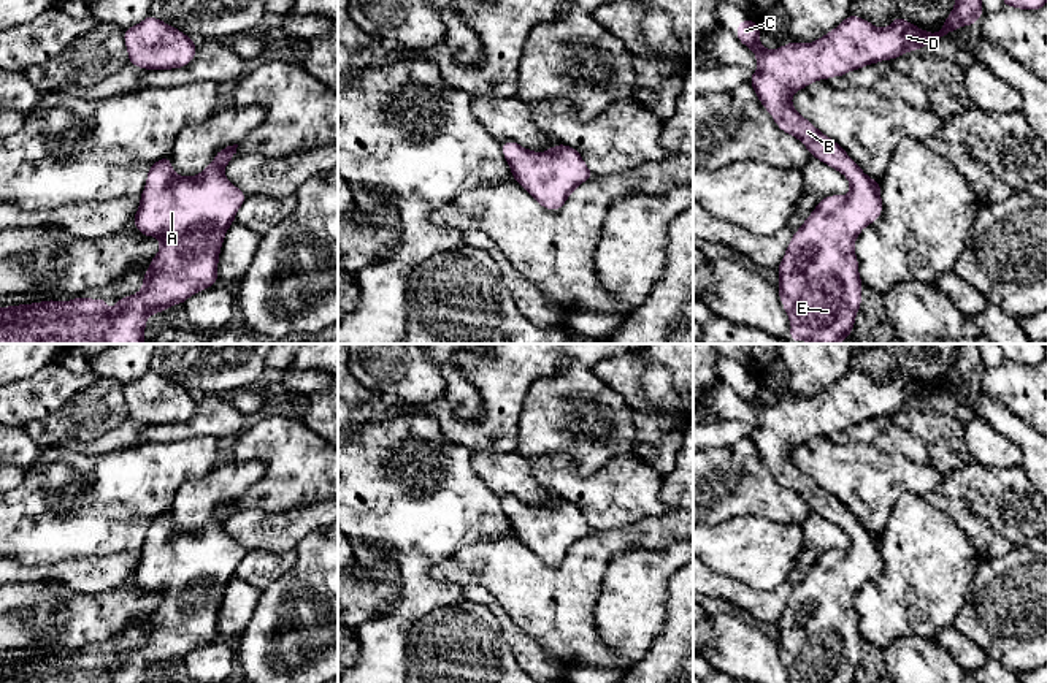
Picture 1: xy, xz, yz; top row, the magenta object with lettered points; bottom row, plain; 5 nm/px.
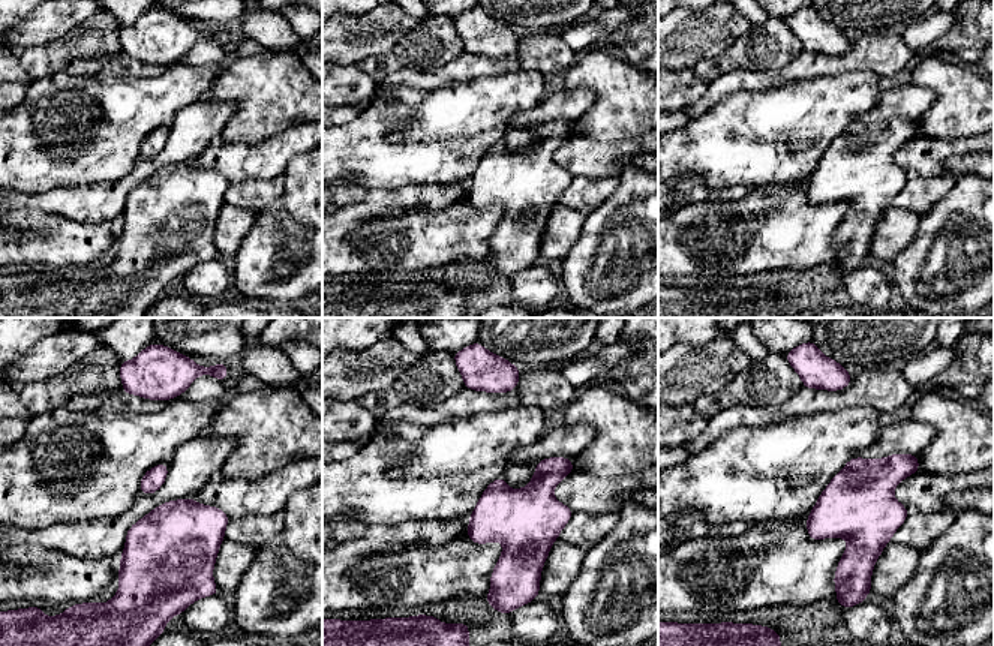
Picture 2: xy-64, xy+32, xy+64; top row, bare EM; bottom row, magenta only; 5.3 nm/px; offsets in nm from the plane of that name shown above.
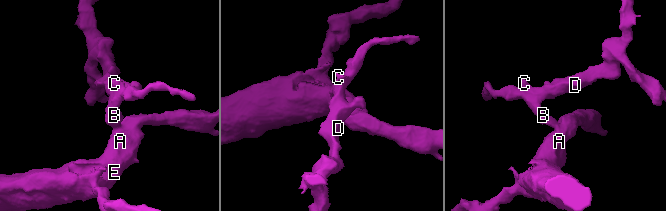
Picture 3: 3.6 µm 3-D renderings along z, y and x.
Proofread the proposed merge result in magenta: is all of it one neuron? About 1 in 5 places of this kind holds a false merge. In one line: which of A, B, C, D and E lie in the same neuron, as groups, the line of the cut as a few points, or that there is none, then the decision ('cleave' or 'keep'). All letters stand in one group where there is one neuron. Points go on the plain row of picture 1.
groups A B C D E; cut none; keep

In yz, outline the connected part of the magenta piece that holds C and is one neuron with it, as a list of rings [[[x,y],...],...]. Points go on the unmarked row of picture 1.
[[[958,344],[955,363],[936,388],[903,372],[893,372],[887,383],[877,383],[850,369],[814,398],[790,396],[773,406],[760,399],[755,376],[738,377],[736,393],[758,417],[749,437],[760,458],[784,488],[807,502],[811,512],[842,528],[850,537],[846,551],[819,555],[792,591],[777,621],[779,654],[792,683],[853,683],[863,642],[853,601],[861,585],[882,569],[880,537],[866,531],[836,496],[804,474],[792,461],[792,450],[819,434],[846,431],[852,425],[923,404],[952,385],[977,379],[982,368],[979,344]]]

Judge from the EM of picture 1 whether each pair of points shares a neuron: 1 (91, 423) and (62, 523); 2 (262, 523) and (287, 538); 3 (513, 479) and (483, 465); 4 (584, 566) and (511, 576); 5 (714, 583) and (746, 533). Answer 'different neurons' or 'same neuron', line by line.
1: different neurons
2: same neuron
3: same neuron
4: same neuron
5: different neurons

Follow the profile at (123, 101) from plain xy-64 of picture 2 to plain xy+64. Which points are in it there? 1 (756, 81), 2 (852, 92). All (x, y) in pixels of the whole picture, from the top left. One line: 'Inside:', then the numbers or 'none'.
Inside: 2

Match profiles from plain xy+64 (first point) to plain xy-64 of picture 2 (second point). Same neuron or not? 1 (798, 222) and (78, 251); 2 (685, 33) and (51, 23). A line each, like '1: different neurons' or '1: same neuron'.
1: same neuron
2: same neuron

